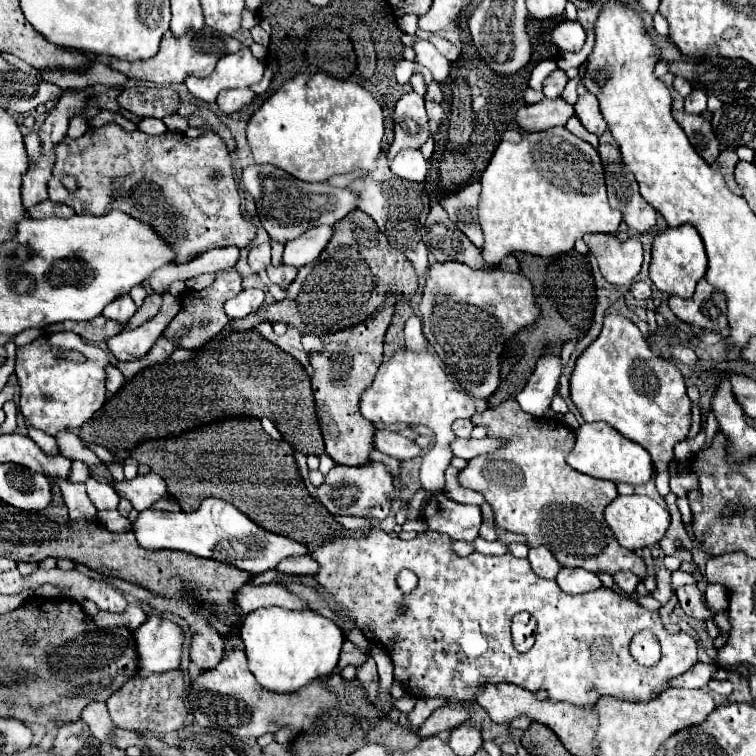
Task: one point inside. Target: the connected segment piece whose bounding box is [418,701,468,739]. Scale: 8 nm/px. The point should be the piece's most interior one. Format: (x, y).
(446, 718)

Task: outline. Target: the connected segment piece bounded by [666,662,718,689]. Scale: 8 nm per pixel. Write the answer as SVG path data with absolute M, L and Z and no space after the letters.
M697 662L692 671L673 678L667 685L666 689L679 687L686 689L698 689L704 687L712 679L712 673L718 669L716 664L706 664Z

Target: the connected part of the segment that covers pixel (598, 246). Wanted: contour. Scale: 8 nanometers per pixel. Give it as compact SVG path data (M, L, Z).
M592 233L582 237L590 253L598 259L600 271L606 281L630 287L642 265L642 243L638 237L620 241L616 235Z

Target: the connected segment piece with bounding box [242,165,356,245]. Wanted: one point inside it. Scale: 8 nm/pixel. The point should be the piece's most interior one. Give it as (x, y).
(286, 207)

